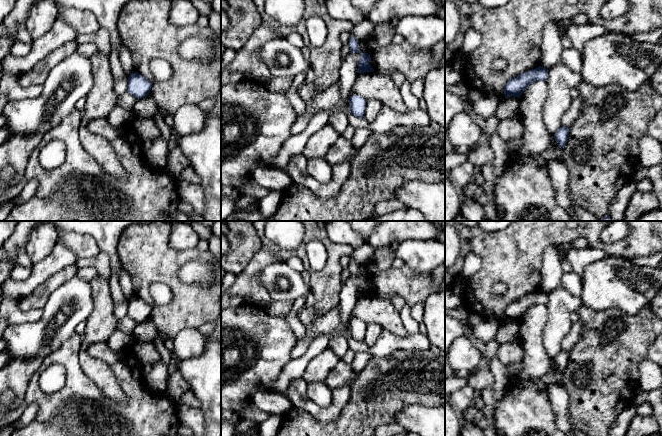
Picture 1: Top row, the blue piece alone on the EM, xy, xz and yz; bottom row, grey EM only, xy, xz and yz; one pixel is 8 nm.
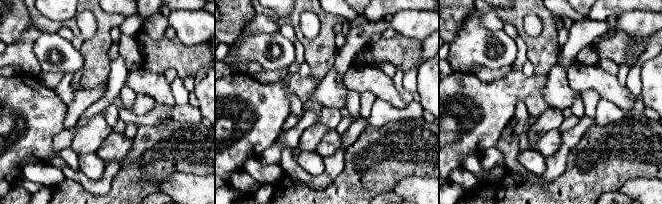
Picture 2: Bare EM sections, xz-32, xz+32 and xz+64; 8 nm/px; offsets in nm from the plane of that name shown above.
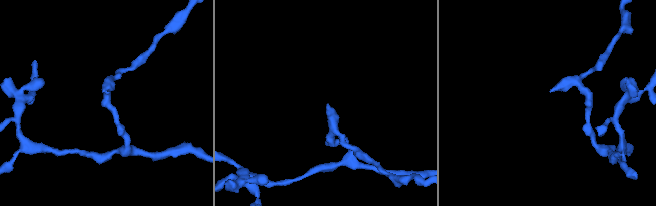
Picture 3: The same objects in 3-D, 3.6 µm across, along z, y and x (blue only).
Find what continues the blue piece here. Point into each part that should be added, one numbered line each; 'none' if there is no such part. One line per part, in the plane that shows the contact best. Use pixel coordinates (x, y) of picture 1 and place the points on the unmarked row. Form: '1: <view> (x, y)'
none

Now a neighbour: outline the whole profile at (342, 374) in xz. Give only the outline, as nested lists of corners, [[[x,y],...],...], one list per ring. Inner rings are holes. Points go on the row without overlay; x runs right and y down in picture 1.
[[[342,359],[330,370],[324,383],[331,389],[351,387],[359,373],[353,371],[351,364]]]

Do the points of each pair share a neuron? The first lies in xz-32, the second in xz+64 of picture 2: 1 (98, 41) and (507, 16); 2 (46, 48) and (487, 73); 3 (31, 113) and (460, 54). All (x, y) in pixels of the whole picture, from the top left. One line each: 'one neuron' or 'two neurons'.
1: one neuron
2: two neurons
3: two neurons

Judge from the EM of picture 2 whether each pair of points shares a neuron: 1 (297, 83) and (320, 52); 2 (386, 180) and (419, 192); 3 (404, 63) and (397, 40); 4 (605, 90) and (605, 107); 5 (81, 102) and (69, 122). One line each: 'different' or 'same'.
1: different
2: different
3: same
4: different
5: same

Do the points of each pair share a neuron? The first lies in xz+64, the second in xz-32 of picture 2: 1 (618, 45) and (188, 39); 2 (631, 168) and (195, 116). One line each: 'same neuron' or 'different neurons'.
1: different neurons
2: different neurons

